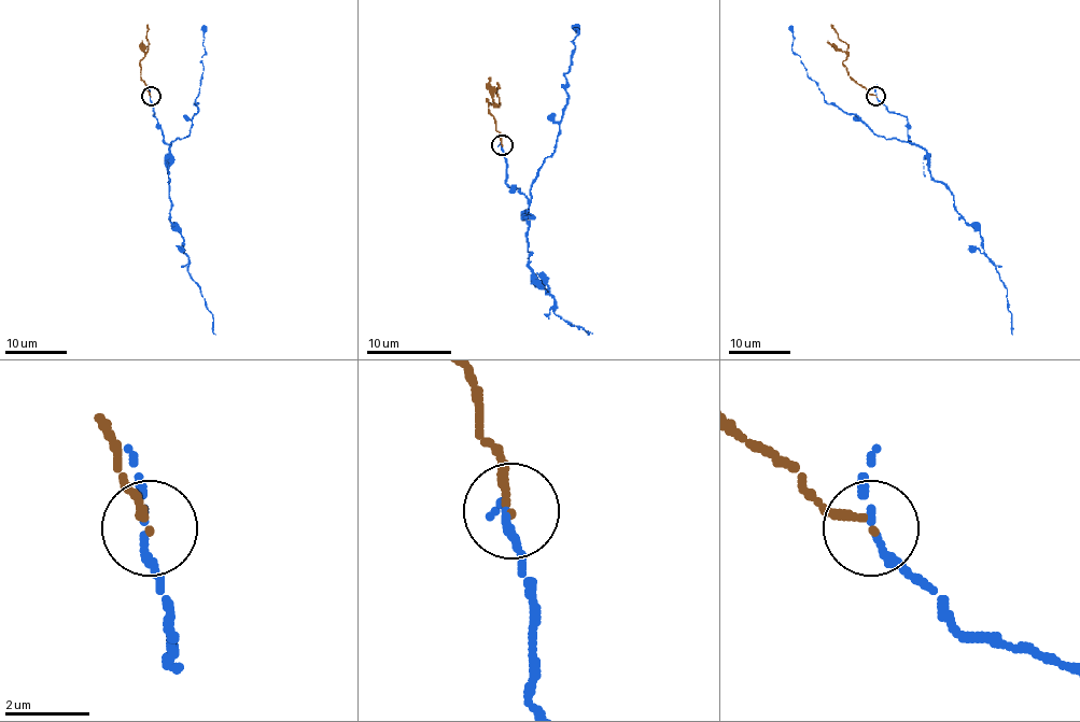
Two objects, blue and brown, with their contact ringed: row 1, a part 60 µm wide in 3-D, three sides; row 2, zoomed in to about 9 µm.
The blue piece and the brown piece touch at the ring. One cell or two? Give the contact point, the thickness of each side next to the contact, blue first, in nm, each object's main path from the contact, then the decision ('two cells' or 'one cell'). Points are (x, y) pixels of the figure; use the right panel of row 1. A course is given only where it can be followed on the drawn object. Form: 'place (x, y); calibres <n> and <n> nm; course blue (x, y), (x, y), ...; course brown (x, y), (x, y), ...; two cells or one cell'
place (875, 96); calibres 130 and 180 nm; course blue (875, 95), (906, 118), (909, 141), (927, 153), (930, 177), (980, 231), (1007, 289), (1012, 334); course brown (875, 97), (847, 75), (843, 61), (847, 46), (831, 25); one cell

